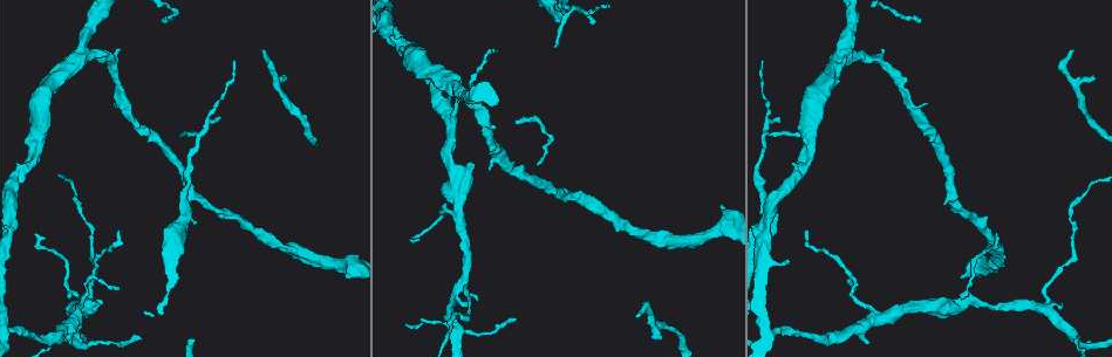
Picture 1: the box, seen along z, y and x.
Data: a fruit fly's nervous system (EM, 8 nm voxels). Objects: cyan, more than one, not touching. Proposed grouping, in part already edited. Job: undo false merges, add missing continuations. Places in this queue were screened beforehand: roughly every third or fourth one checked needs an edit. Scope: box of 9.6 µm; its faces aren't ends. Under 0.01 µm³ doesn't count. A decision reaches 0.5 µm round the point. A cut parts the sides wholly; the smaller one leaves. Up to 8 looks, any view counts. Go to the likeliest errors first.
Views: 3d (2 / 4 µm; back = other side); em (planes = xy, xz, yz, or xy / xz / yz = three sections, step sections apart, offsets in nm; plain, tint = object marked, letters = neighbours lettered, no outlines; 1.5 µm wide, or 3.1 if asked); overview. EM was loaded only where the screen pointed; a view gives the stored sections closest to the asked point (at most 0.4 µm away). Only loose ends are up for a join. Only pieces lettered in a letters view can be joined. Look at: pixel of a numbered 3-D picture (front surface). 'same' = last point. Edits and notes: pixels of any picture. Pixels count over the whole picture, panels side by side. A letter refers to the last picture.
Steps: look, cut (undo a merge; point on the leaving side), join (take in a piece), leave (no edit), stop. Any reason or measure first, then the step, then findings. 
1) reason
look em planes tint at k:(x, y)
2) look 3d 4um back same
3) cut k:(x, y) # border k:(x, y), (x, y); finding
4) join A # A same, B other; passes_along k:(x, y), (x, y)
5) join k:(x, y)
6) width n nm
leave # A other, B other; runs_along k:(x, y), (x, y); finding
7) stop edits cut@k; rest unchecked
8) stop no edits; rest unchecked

tapers out
look em planes letters at 1:(637, 316)

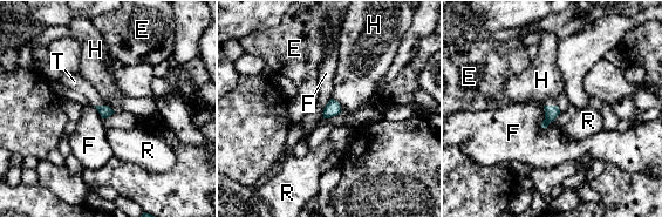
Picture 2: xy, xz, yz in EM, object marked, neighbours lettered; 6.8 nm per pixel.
join T # E other, F other, H other, R other, T same; the neuron continues

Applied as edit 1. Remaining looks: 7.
free end
look em xz step 8 tint at 1:(555, 46)

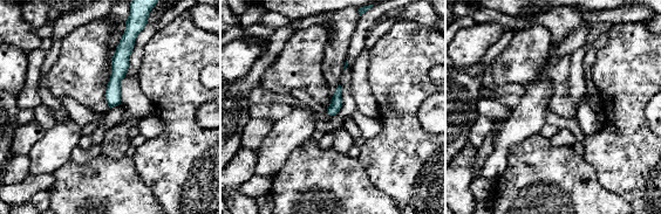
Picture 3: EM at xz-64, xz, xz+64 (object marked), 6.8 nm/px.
what lies round it
look em xz step 8 letters same

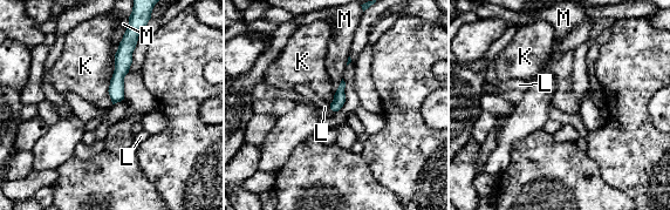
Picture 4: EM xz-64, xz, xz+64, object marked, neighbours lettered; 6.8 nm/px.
leave # K other, L other, M other; border 4:(115, 55), (108, 90), (111, 103); no lettered piece goes on from it

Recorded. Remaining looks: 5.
sudden change in width
look 3d 2um at 1:(15, 329)

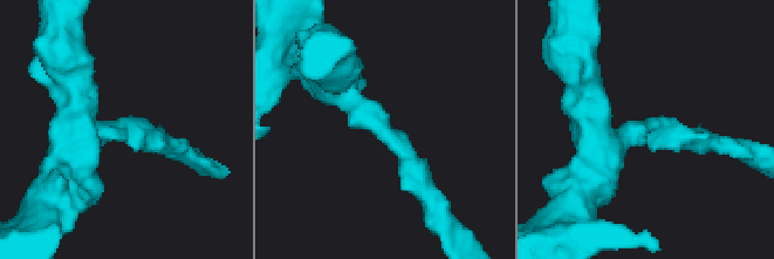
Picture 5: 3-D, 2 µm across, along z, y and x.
arm_widths 170, 320 nm; shape alone is not enough
look em xz step 8 letters at 5:(651, 126)

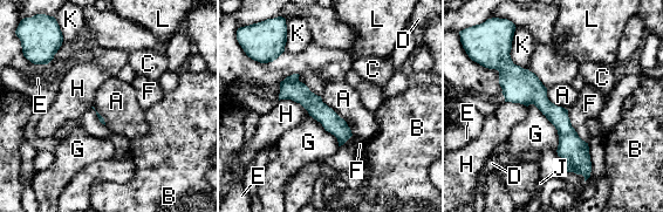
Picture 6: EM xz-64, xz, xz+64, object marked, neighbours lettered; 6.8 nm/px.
width 40 nm
leave # A other, B other, C other, D other, E other, F other, G other, H other, J other, K other, L other; border 6:(320, 96), (346, 122), (353, 134); one neuron here

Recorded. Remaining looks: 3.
stop edits join@2; rest unchecked

